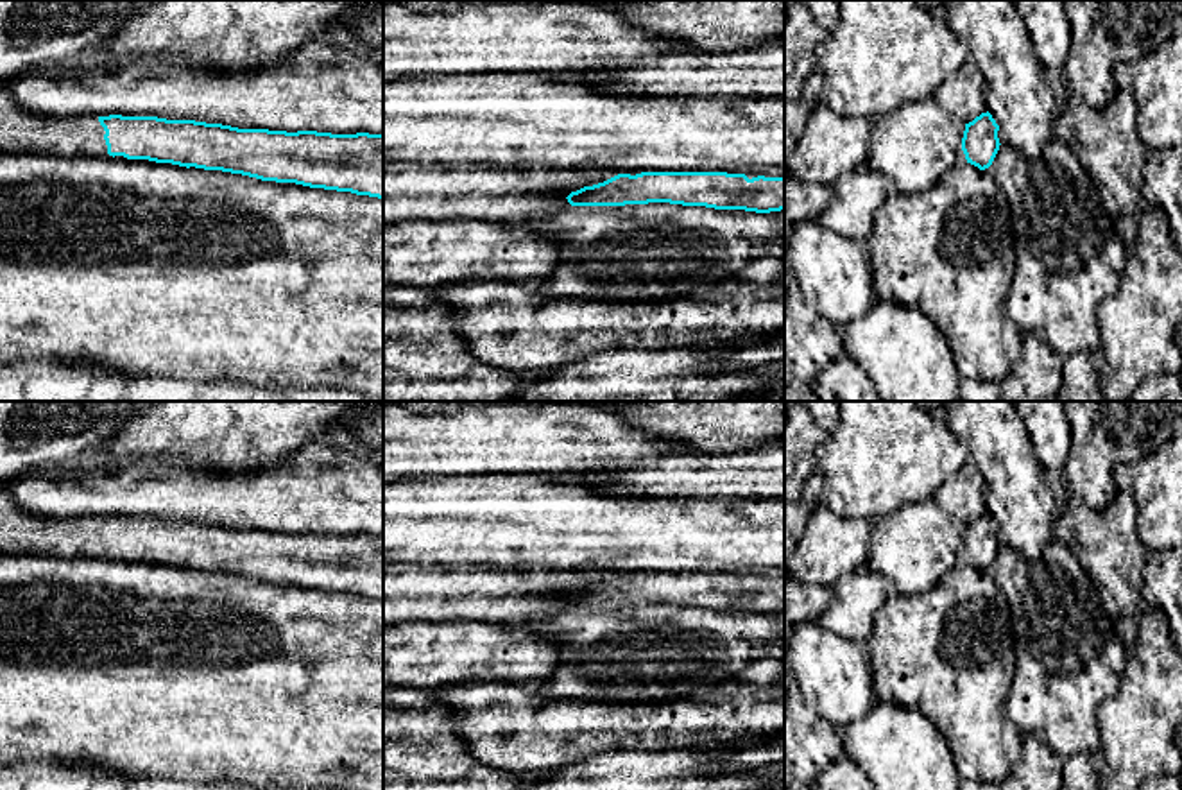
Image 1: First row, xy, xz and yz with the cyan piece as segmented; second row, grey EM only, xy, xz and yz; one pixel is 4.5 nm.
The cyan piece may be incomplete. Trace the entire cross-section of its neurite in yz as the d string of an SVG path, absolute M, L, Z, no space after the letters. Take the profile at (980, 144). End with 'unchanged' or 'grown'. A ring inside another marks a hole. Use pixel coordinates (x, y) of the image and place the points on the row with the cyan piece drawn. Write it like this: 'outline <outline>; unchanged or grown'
outline M989 111L965 124L962 145L956 147L956 163L971 163L990 174L989 167L1001 145L998 131L999 125Z; grown

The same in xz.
outline M611 170L611 179L571 192L566 208L573 206L625 206L670 202L682 206L706 206L715 210L745 210L770 213L784 210L784 176L749 179L745 174L727 172L639 172Z; grown

